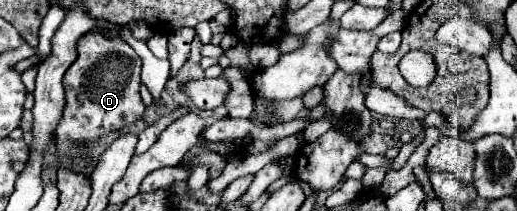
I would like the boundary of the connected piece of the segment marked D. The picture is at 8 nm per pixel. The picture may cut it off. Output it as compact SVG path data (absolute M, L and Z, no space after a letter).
M93 29L77 41L77 53L79 55L77 55L75 63L67 69L67 73L63 77L65 109L63 109L63 117L57 125L57 147L61 151L61 163L71 163L73 157L69 155L69 147L73 143L99 139L99 137L107 135L109 131L119 131L123 127L129 127L131 123L141 119L141 115L145 111L145 105L143 105L141 95L139 95L141 59L121 37L107 37L103 31Z

